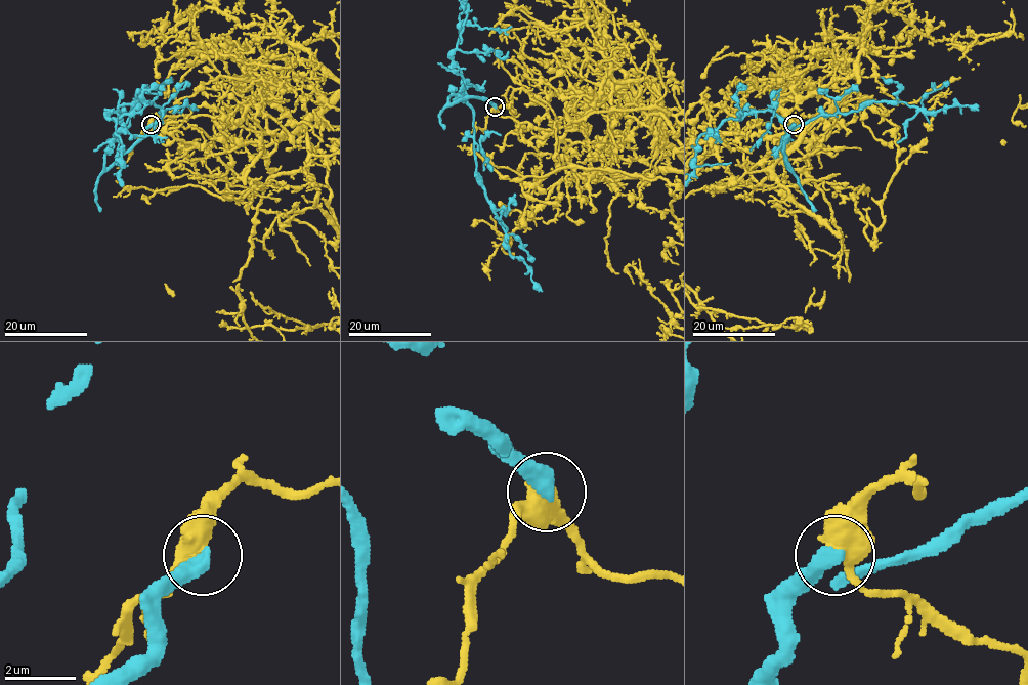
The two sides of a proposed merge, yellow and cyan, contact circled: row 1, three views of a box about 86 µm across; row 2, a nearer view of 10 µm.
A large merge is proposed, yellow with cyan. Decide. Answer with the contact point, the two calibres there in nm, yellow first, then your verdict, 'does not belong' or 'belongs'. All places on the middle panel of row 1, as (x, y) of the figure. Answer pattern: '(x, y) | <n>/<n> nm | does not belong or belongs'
(495, 106) | 550/480 nm | does not belong

